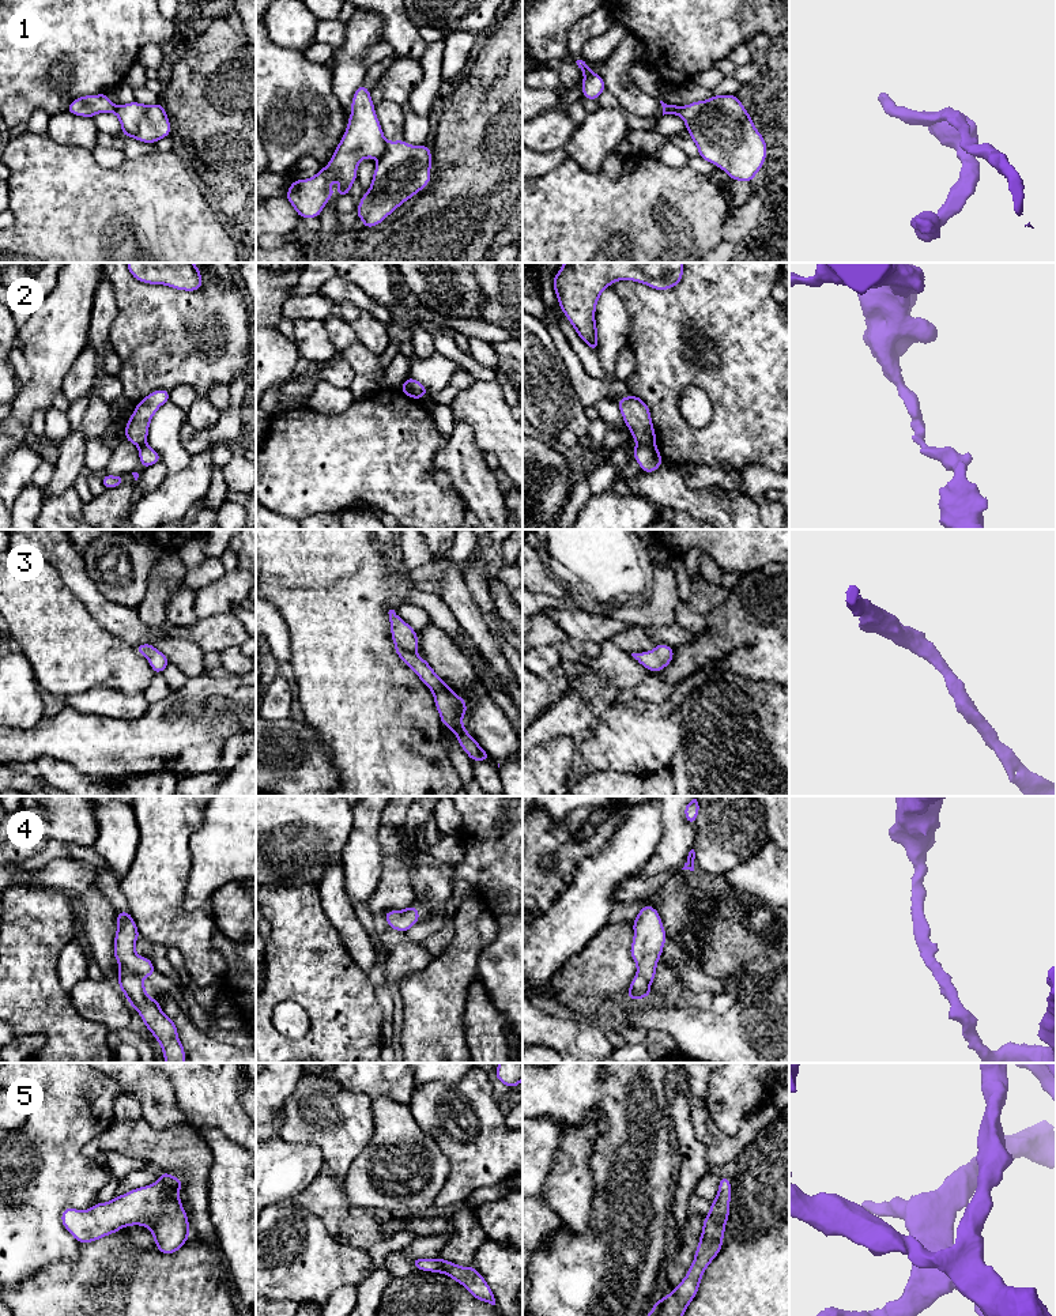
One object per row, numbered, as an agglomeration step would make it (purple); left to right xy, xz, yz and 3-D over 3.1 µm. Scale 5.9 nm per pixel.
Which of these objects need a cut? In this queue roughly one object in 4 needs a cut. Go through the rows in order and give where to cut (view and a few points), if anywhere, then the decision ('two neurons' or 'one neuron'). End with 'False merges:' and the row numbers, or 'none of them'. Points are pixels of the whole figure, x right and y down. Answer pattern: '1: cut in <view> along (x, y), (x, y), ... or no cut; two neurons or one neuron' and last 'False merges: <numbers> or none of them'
1: cut in xz along (387, 142), (385, 150), (378, 159); two neurons
2: cut in yz along (653, 442), (637, 447); two neurons
3: no cut; one neuron
4: no cut; one neuron
5: no cut; one neuron
False merges: 1, 2

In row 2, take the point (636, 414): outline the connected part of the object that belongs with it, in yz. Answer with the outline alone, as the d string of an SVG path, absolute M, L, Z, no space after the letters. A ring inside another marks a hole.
M634 395L621 397L616 403L637 446L655 444L656 433L646 403Z

